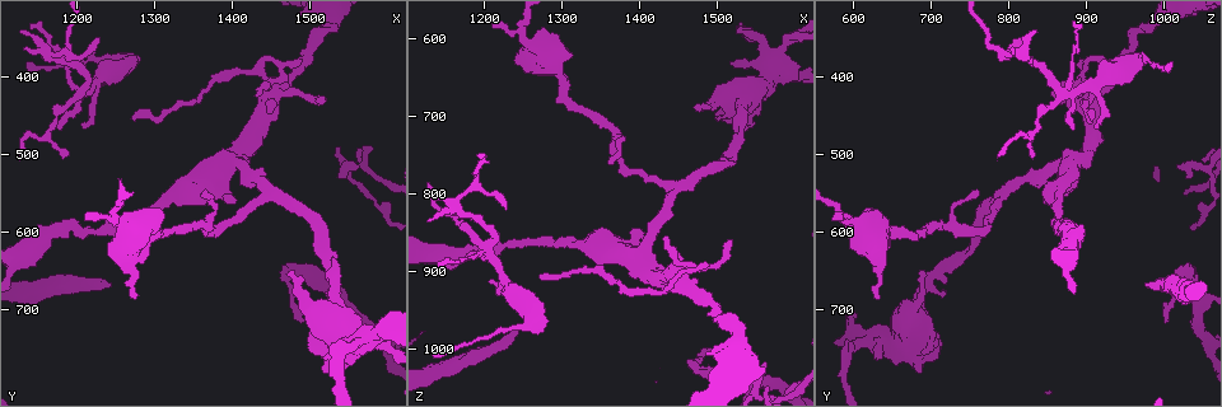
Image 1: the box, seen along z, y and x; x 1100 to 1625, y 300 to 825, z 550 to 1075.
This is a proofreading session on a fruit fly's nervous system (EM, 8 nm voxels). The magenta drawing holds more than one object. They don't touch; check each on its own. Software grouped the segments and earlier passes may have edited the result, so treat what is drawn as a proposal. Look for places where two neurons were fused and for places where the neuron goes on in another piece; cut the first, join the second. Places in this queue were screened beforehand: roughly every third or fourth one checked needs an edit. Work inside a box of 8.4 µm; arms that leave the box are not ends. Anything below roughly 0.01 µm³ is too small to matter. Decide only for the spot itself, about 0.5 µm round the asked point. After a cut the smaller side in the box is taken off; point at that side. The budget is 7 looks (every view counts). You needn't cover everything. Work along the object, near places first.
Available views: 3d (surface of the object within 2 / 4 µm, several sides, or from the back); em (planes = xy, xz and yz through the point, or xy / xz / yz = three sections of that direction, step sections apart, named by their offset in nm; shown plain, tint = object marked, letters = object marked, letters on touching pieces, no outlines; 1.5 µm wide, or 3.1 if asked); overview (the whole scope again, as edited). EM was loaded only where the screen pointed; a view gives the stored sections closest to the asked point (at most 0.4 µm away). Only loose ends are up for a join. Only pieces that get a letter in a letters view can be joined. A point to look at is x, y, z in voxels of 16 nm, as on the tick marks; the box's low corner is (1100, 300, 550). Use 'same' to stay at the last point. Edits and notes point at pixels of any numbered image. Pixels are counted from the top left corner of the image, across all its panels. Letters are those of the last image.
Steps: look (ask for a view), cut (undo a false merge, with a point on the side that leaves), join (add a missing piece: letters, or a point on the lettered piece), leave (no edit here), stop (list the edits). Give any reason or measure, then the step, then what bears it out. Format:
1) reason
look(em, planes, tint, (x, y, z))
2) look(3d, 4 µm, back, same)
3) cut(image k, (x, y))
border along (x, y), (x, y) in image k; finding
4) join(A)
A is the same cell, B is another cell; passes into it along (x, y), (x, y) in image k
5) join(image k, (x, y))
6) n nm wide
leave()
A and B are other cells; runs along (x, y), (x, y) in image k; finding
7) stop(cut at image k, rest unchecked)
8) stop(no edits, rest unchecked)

sharp bend
look(3d, 4 µm, (1570, 735, 640))

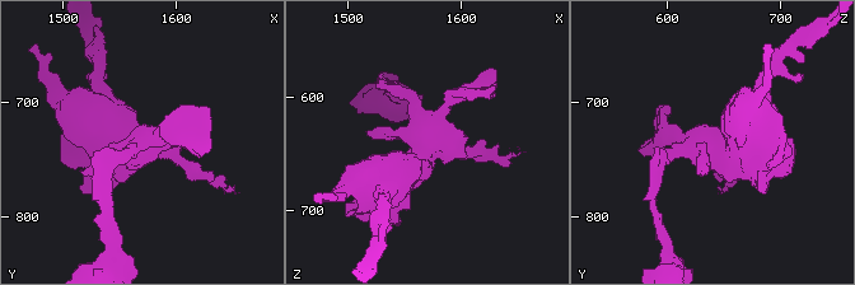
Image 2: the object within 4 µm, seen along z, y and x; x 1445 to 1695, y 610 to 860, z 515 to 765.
look(em, planes, tint, (1572, 738, 640))

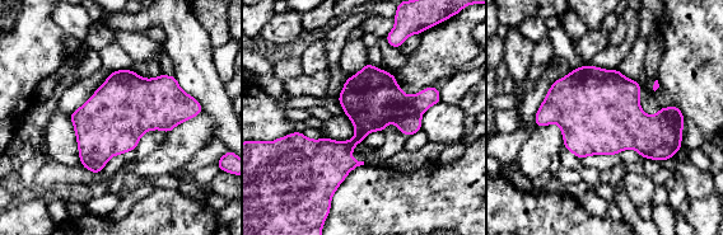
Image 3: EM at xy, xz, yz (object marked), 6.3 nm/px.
look(em, planes, letters, same)

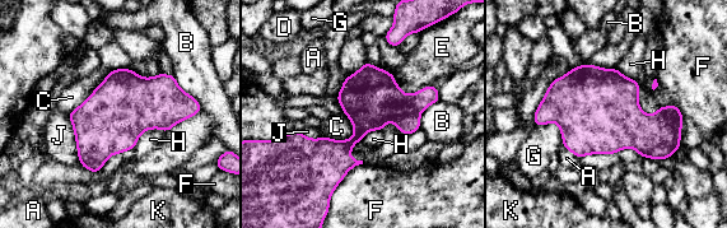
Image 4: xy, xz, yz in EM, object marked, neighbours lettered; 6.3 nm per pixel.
J touches over 340 nm
leave()
A, B, C, D, E, F, G, H, J and K are other cells; border along (166, 131), (147, 129), (134, 149) in image 4; continuous, no second neuron

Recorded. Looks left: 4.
tapers out
look(em, yz, step 8, letters, (1475, 650, 685))

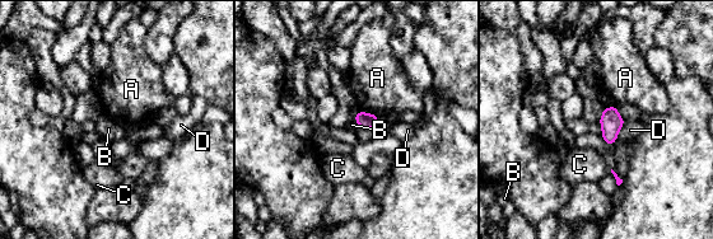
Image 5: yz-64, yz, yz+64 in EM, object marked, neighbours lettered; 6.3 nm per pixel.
look(em, planes, letters, same)

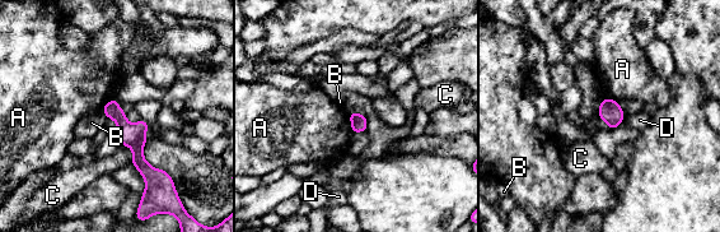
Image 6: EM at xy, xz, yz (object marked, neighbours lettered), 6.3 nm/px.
C touches over 140 nm
leave()
A, B, C and D are other cells; none of them fits

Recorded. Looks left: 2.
thin end
look(3d, 4 µm, (1140, 335, 890))

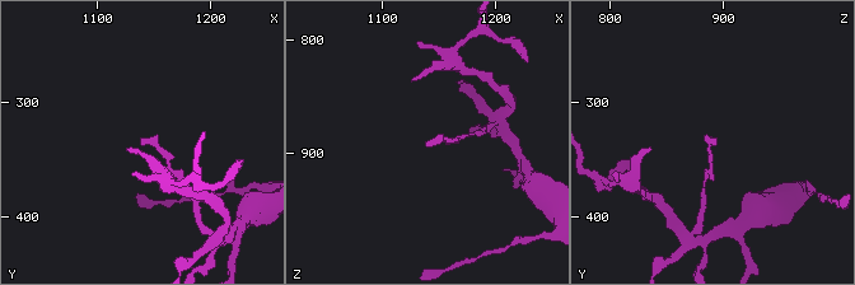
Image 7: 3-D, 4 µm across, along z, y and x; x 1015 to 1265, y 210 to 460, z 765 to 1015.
shape alone is not enough
look(em, planes, letters, (1136, 334, 892))

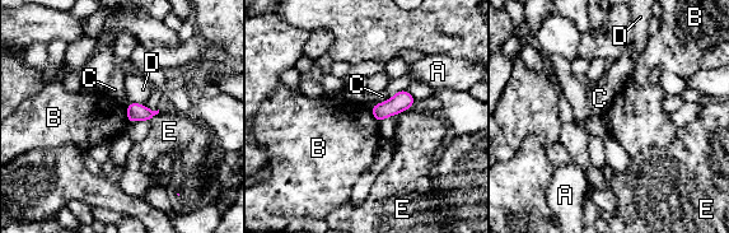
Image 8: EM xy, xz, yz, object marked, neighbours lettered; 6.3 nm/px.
110 nm wide
leave()
A, B, C, D and E are other cells; border along (125, 107), (129, 121) in image 8; none of them fits

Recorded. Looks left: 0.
stop(no edits, rest unchecked)

